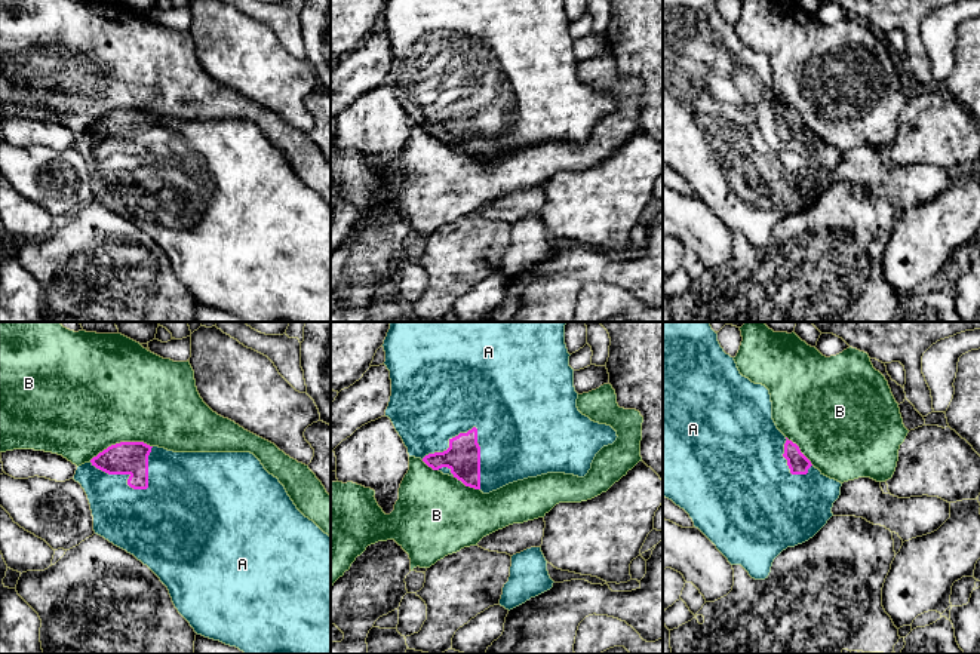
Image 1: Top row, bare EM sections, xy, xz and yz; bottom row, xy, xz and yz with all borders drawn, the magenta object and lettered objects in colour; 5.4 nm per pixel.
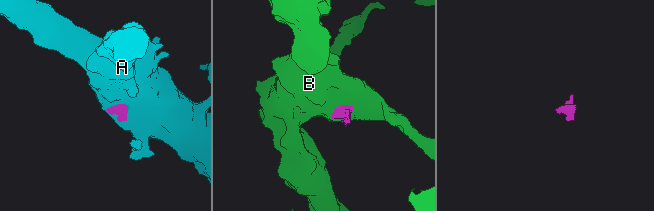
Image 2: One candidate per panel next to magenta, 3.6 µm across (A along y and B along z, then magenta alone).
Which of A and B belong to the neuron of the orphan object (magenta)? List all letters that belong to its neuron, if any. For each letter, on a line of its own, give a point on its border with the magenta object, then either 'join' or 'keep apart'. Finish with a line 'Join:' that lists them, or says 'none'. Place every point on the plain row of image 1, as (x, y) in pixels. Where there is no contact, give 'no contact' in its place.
A: contact xz (476, 97); join
B: contact xy (120, 110); keep apart
Join: A

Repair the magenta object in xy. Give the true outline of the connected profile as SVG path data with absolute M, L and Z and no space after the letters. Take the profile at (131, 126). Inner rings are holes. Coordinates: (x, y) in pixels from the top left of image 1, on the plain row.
M120 110L79 133L73 147L87 163L95 202L147 233L168 255L175 276L197 303L236 314L245 322L331 322L331 205L297 176L285 154L254 122L173 120L144 110Z

